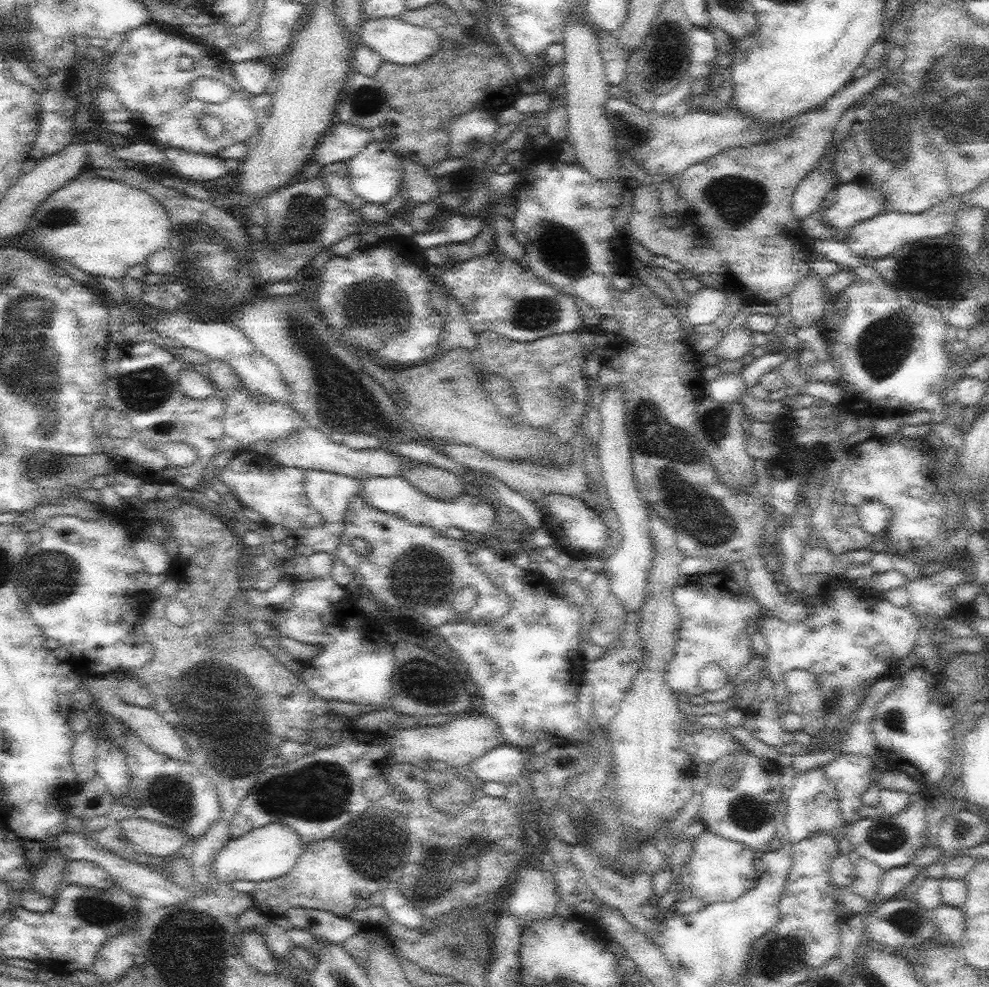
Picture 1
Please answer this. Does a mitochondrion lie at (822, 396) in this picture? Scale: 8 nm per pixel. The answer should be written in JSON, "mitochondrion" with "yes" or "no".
{"mitochondrion":"no"}

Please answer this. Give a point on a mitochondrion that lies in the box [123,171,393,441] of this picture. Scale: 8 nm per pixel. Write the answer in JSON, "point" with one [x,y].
{"point":[197,241]}

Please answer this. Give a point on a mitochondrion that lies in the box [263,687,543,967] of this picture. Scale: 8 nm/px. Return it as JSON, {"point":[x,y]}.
{"point":[437,866]}

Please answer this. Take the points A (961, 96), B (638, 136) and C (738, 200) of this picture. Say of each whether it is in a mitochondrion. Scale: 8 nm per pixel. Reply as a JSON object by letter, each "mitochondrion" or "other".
{"A":"mitochondrion","B":"mitochondrion","C":"mitochondrion"}

